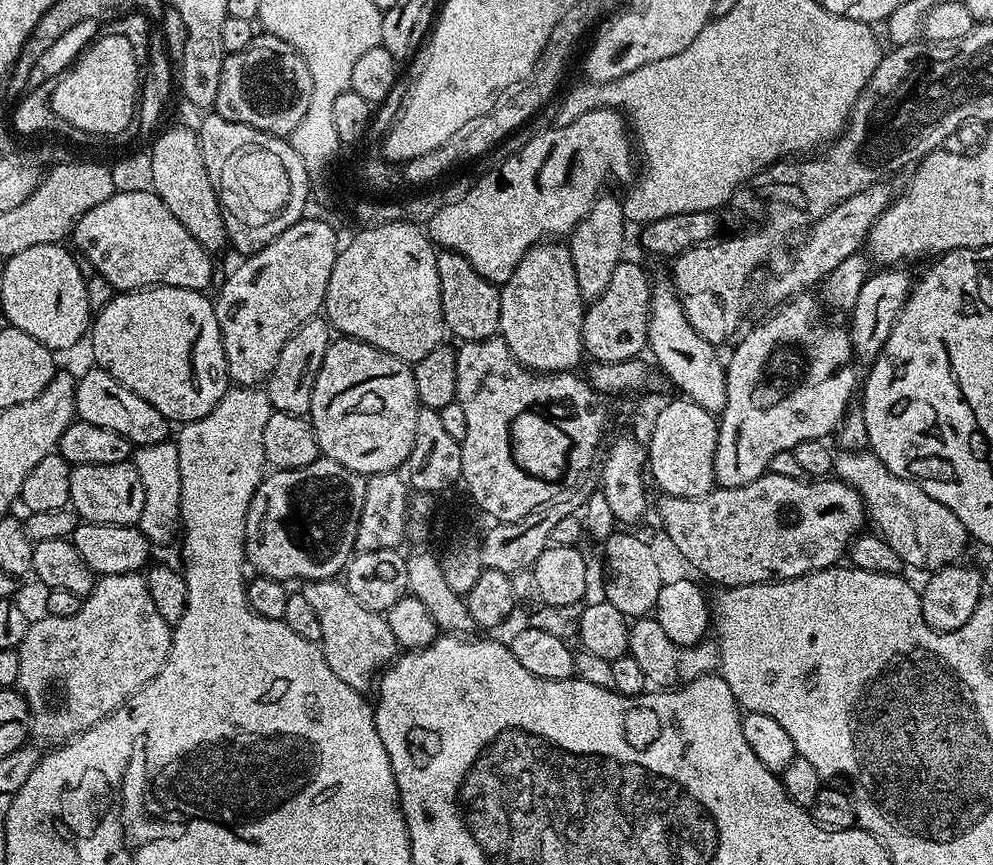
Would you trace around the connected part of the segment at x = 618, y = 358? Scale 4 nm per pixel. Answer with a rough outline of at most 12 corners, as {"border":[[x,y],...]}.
{"border":[[631,258],[584,309],[601,364],[648,348],[653,281]]}

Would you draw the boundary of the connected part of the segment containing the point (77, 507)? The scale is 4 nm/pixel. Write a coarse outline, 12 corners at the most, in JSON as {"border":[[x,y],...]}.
{"border":[[132,462],[77,464],[70,508],[90,524],[131,524],[146,501]]}

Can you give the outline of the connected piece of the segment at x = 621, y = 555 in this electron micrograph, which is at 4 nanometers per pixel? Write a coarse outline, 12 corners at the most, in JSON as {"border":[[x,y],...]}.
{"border":[[617,530],[603,541],[603,595],[628,619],[655,611],[653,548]]}

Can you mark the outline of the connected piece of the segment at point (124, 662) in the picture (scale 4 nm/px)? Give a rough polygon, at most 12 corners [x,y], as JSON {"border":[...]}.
{"border":[[140,572],[101,576],[19,646],[30,732],[56,746],[162,670]]}

